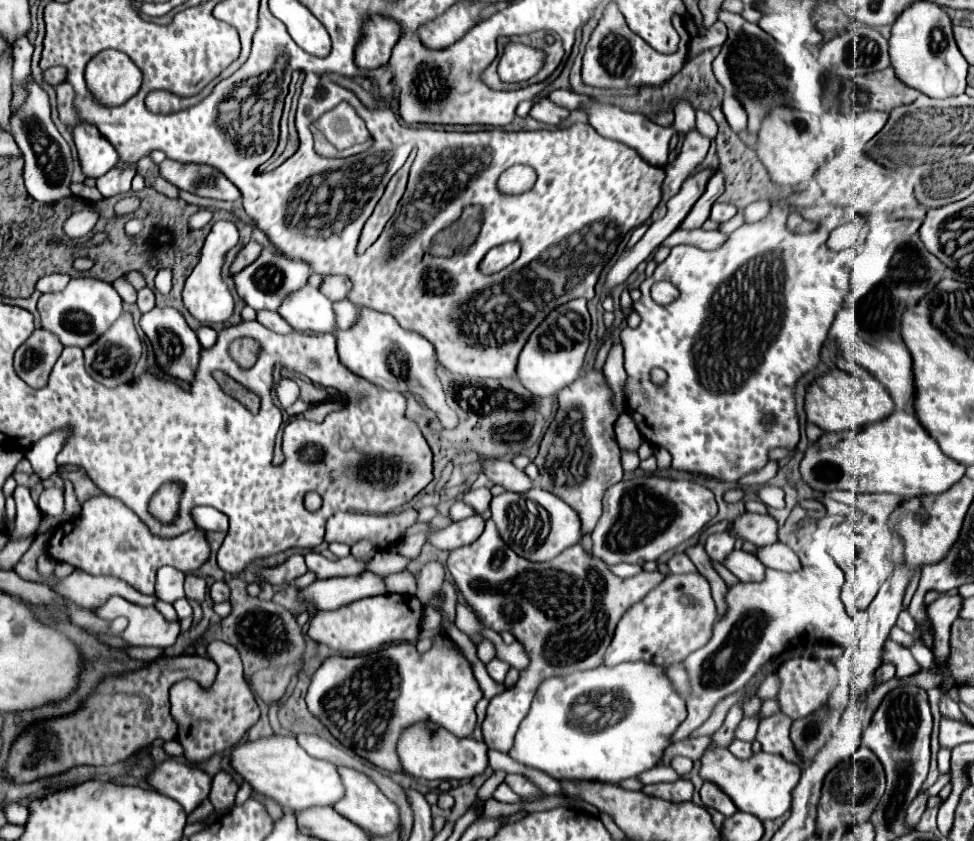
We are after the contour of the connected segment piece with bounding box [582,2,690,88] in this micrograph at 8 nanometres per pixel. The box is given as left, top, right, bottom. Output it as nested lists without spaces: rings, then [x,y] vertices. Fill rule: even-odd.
[[[610,2],[604,8],[604,14],[602,14],[598,26],[592,32],[592,38],[590,38],[584,58],[582,58],[584,84],[600,86],[600,88],[626,88],[626,86],[640,88],[640,86],[658,86],[658,84],[670,80],[684,66],[686,56],[688,56],[688,42],[690,42],[690,34],[684,28],[682,16],[675,14],[671,22],[674,24],[676,32],[680,34],[678,50],[674,54],[660,54],[654,48],[648,48],[648,44],[628,28],[618,6],[614,2]]]

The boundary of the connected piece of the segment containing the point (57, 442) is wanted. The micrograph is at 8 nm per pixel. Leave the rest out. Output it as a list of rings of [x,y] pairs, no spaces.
[[[66,430],[64,432],[52,432],[26,450],[26,460],[30,462],[33,472],[41,480],[48,479],[57,471],[56,454],[60,452],[66,436],[68,436]]]

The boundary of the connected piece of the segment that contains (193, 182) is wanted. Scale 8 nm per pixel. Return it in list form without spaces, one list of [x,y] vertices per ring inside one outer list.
[[[166,158],[160,162],[160,176],[172,182],[176,188],[214,200],[238,200],[240,190],[214,166],[206,164],[182,164]]]

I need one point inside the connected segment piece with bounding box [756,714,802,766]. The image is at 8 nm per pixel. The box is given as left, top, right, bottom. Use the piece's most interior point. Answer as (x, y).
(772, 732)

